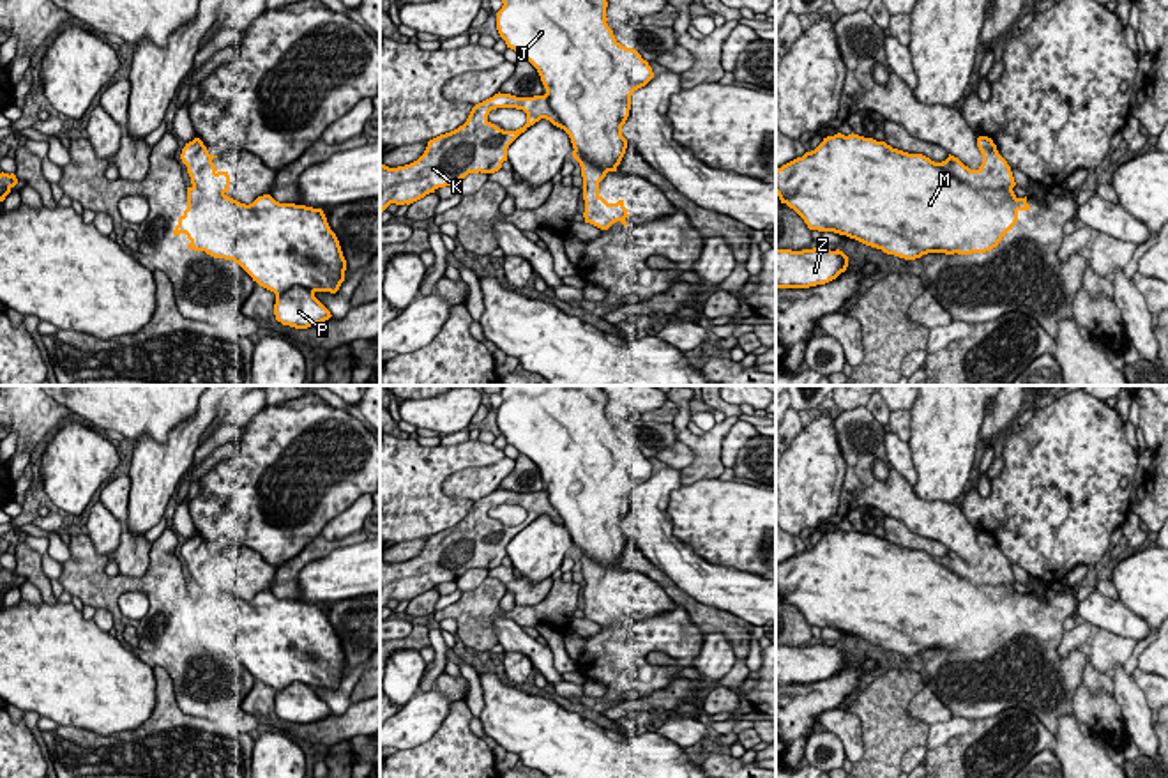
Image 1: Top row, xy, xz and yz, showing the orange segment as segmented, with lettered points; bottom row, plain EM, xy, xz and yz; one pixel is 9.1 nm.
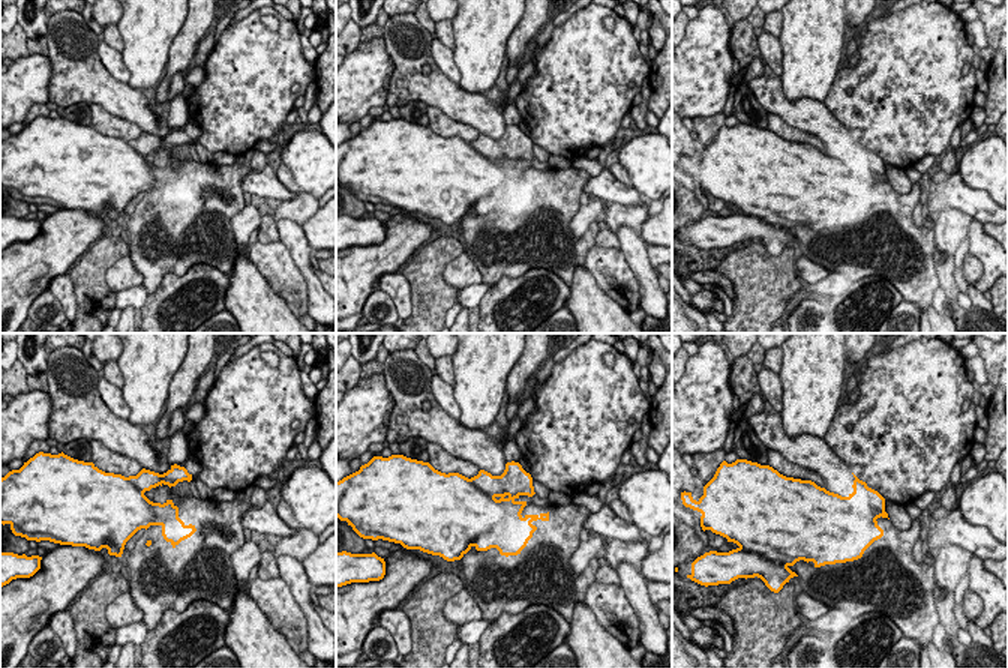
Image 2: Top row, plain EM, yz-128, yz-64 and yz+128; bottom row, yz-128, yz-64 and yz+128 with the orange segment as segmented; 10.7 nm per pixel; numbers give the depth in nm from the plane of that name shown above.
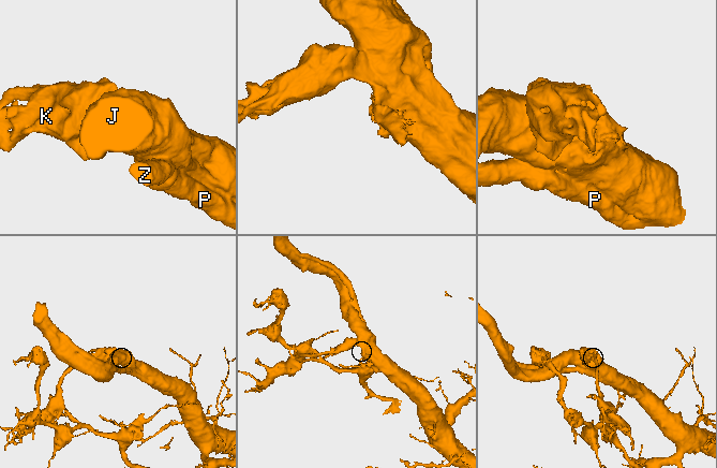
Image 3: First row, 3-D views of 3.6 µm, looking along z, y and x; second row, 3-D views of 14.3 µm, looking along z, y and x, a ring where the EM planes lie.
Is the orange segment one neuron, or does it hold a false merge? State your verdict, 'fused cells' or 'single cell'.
fused cells

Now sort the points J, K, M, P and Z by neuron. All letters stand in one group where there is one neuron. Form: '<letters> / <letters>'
J M P Z / K

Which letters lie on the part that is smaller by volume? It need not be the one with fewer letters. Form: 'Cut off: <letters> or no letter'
Cut off: K

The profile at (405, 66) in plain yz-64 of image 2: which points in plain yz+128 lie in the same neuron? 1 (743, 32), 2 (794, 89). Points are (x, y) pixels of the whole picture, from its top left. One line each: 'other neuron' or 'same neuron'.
1: same neuron
2: other neuron

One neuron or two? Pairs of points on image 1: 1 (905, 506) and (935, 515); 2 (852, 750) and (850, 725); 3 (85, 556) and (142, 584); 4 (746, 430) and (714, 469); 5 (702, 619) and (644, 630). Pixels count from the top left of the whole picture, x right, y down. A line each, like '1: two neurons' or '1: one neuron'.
1: one neuron
2: one neuron
3: one neuron
4: two neurons
5: two neurons

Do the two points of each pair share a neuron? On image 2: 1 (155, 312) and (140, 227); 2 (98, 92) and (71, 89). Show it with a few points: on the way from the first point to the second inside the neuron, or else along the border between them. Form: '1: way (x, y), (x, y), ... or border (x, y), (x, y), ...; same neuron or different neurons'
1: border (182, 275), (167, 273), (149, 296); different neurons
2: way (92, 89), (77, 89); same neuron

